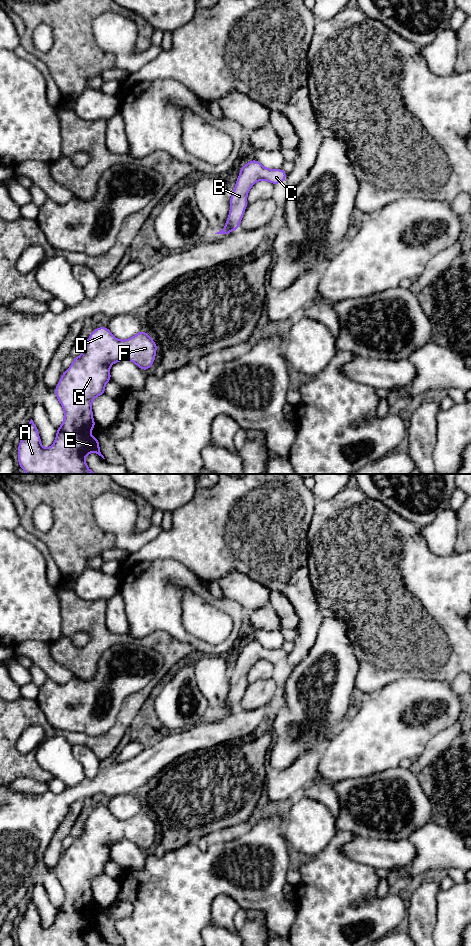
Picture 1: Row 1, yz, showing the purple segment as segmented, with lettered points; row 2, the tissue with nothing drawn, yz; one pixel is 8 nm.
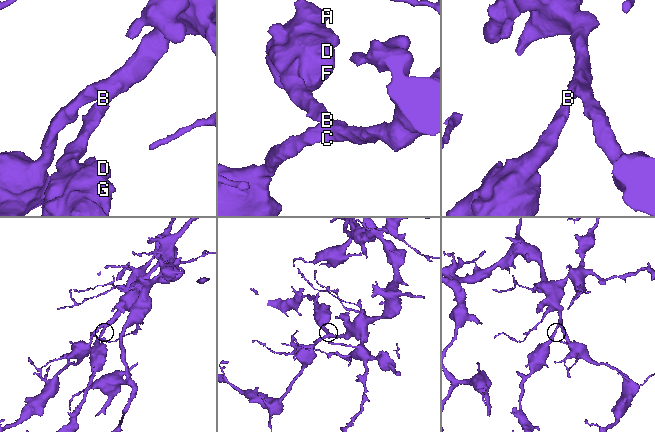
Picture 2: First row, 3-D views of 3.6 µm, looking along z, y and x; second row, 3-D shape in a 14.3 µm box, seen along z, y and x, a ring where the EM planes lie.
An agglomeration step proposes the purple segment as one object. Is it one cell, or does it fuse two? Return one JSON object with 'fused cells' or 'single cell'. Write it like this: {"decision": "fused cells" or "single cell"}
{"decision": "single cell"}

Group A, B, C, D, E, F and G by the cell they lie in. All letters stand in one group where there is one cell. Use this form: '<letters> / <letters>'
A B C D E F G

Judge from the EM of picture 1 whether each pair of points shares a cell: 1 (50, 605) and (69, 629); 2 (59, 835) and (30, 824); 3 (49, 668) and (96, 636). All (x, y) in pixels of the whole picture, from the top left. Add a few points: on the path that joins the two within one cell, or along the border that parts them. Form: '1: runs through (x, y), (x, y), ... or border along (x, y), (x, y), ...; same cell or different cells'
1: border along (56, 596), (59, 602), (61, 636), (55, 642); different cells
2: border along (66, 813), (60, 826), (52, 836), (44, 855); different cells
3: border along (50, 646), (50, 655), (76, 676); different cells

